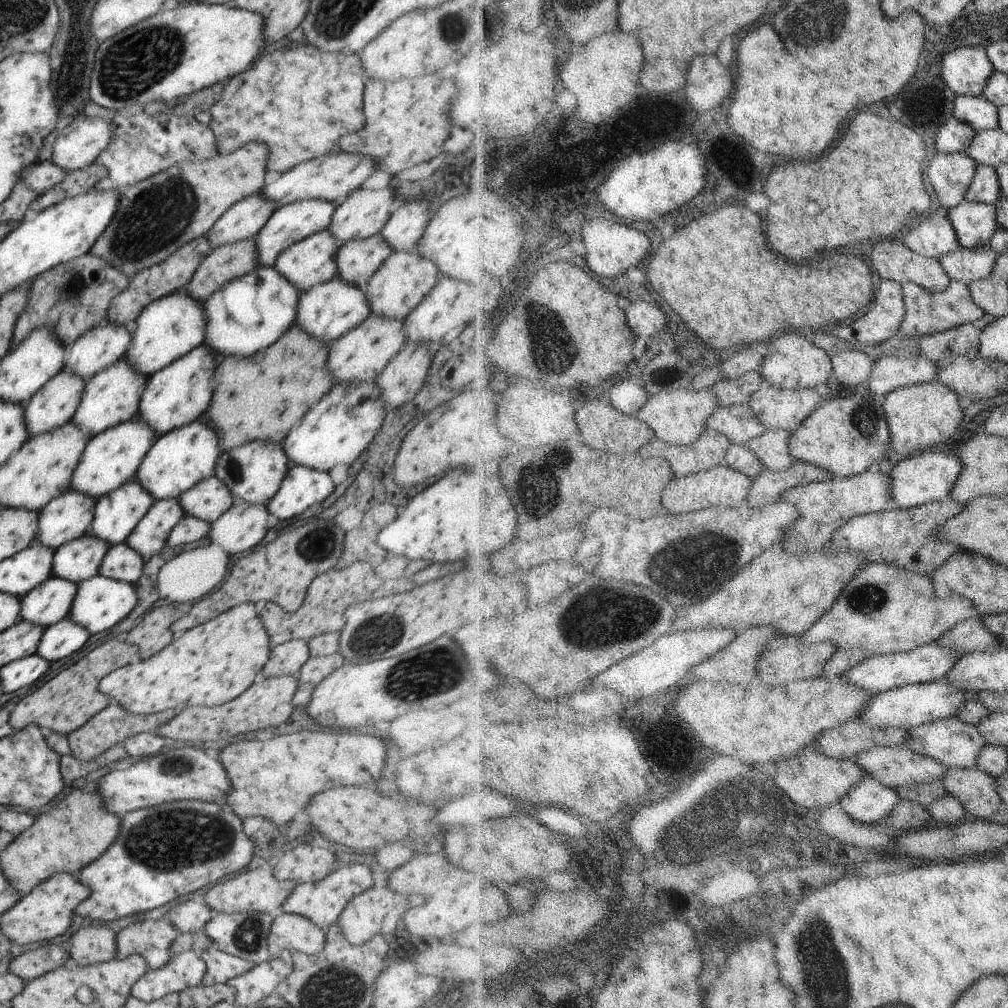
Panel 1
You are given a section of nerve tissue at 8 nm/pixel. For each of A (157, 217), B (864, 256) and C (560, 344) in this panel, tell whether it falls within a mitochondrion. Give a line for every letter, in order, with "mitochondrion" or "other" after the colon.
A: mitochondrion
B: other
C: mitochondrion

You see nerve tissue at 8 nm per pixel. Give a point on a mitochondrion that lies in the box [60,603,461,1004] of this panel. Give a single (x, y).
(177, 839)

